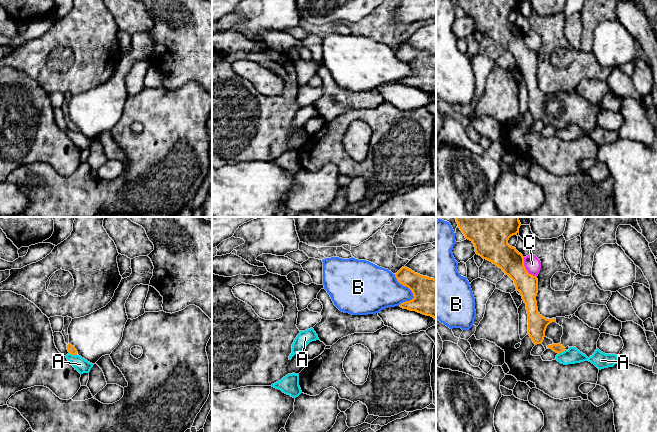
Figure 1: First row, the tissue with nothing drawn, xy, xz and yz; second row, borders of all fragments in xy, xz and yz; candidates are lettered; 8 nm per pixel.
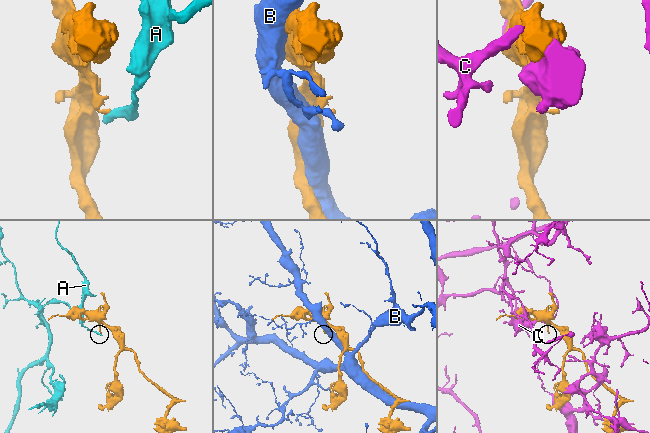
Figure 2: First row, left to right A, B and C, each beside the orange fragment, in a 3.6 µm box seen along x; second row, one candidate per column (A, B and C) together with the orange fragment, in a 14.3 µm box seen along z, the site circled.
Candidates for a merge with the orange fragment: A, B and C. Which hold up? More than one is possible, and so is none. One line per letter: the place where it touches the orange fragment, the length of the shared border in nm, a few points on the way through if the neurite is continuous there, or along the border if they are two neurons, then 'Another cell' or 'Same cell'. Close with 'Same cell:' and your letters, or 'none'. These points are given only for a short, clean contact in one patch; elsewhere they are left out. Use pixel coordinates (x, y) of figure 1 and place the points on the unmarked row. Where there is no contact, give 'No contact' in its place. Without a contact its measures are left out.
A: Touches orange at xy (73, 130). Shared border 70 nm. Boundary: xy (69, 128), (76, 131). Another cell
B: Touches orange at xz (411, 66). Shared border 260 nm. Another cell
C: Touches orange at yz (525, 45). Shared border 200 nm. Another cell
Same cell: none

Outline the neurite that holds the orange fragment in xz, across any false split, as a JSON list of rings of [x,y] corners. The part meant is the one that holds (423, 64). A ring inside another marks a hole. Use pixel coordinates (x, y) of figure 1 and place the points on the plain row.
[[[402,43],[395,53],[400,60],[408,63],[414,72],[412,76],[399,82],[436,96],[436,55],[415,49],[407,43]]]

